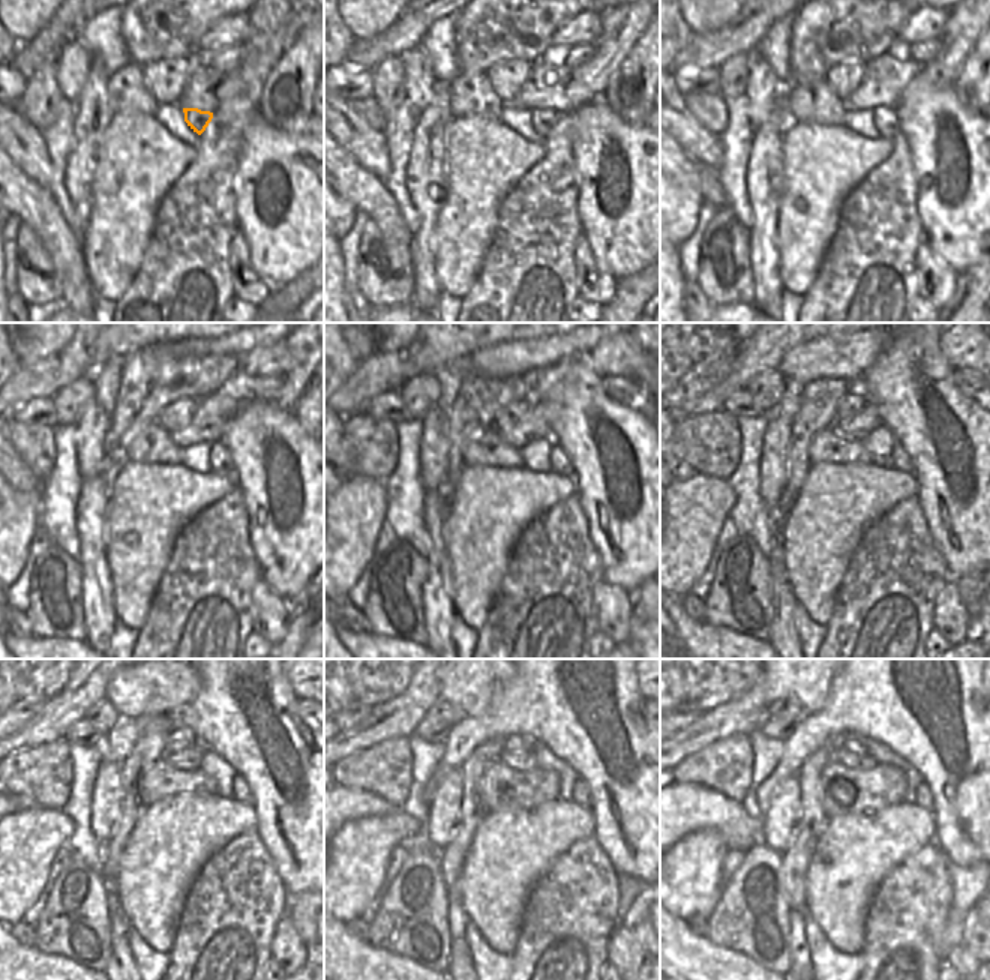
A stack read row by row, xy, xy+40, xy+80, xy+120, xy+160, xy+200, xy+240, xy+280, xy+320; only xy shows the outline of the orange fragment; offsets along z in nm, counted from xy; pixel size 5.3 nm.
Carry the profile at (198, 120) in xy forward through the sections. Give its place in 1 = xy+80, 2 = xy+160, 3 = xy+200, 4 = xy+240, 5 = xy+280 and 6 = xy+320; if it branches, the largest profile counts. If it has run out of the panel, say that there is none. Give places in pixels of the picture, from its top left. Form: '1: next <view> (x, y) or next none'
1: next xy+80 (885, 119)
2: next xy+160 (560, 462)
3: next xy+200 (900, 459)
4: next xy+240 (240, 790)
5: next xy+280 (581, 794)
6: next xy+320 (923, 794)

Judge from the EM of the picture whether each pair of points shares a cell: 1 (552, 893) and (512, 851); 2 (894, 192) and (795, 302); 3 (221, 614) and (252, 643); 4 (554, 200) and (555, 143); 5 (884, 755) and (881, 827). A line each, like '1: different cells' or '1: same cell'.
1: different cells
2: different cells
3: different cells
4: same cell
5: different cells

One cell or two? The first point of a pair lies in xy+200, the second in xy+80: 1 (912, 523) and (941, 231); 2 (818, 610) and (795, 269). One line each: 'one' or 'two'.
1: two
2: one

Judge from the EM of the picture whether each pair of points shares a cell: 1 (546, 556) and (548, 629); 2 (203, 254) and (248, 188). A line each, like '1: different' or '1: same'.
1: same
2: different

